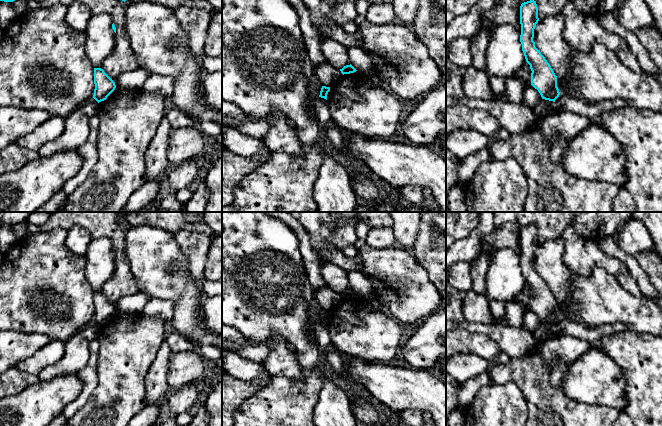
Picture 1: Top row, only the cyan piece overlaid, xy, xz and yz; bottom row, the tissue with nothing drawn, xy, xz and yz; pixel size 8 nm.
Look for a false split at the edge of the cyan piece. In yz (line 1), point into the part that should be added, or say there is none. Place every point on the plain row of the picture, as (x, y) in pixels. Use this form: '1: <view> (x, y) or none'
1: none

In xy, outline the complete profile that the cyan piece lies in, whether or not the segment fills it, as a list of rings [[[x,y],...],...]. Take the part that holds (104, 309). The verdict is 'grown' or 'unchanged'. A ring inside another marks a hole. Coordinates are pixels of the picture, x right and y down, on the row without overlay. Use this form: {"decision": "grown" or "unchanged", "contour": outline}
{"decision": "unchanged", "contour": [[[94,292],[94,319],[93,322],[99,327],[115,314],[115,306],[101,292]]]}

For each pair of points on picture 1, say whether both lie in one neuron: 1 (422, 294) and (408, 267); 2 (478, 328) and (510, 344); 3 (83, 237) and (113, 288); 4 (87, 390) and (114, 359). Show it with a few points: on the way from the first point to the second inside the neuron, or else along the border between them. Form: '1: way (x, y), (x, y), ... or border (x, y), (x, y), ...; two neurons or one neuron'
1: way (415, 287), (408, 280), (408, 274); one neuron
2: way (486, 329), (502, 336); one neuron
3: border (71, 226), (78, 225), (84, 227), (92, 239); two neurons
4: border (97, 354), (97, 385), (88, 400); two neurons

